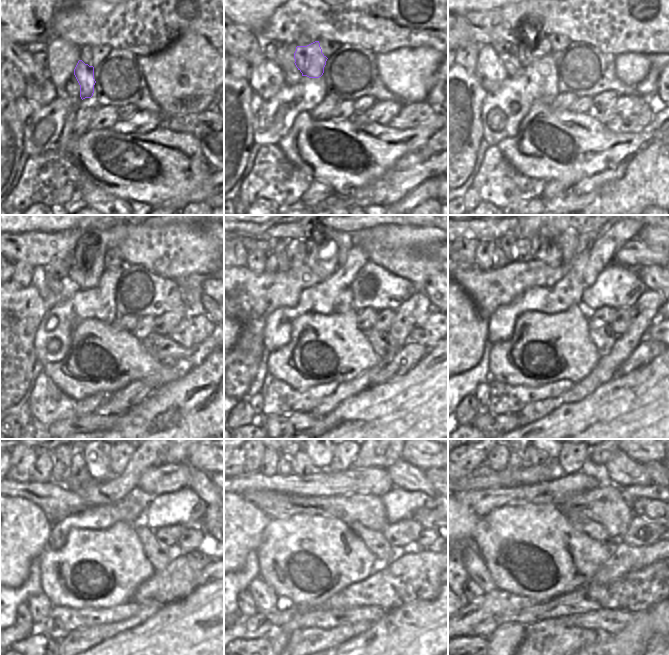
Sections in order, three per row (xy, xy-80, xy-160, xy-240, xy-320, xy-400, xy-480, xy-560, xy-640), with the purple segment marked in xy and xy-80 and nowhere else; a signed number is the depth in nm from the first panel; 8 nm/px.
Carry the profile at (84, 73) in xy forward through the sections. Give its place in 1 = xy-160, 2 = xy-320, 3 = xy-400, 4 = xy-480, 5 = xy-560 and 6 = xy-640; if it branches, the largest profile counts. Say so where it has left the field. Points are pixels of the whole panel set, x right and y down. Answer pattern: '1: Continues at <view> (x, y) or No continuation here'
1: Continues at xy-160 (526, 55)
2: Continues at xy-320 (318, 258)
3: Continues at xy-400 (546, 242)
4: Continues at xy-480 (97, 459)
5: Continues at xy-560 (321, 459)
6: Continues at xy-640 (551, 459).

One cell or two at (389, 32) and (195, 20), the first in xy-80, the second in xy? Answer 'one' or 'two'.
one

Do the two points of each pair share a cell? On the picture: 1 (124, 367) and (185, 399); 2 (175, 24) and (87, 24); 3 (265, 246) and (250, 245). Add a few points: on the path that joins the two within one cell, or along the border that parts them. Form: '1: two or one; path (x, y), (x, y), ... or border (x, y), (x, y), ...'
1: two; border (181, 376), (155, 389)
2: one; path (153, 24), (109, 24)
3: one; path (261, 245), (254, 245)

